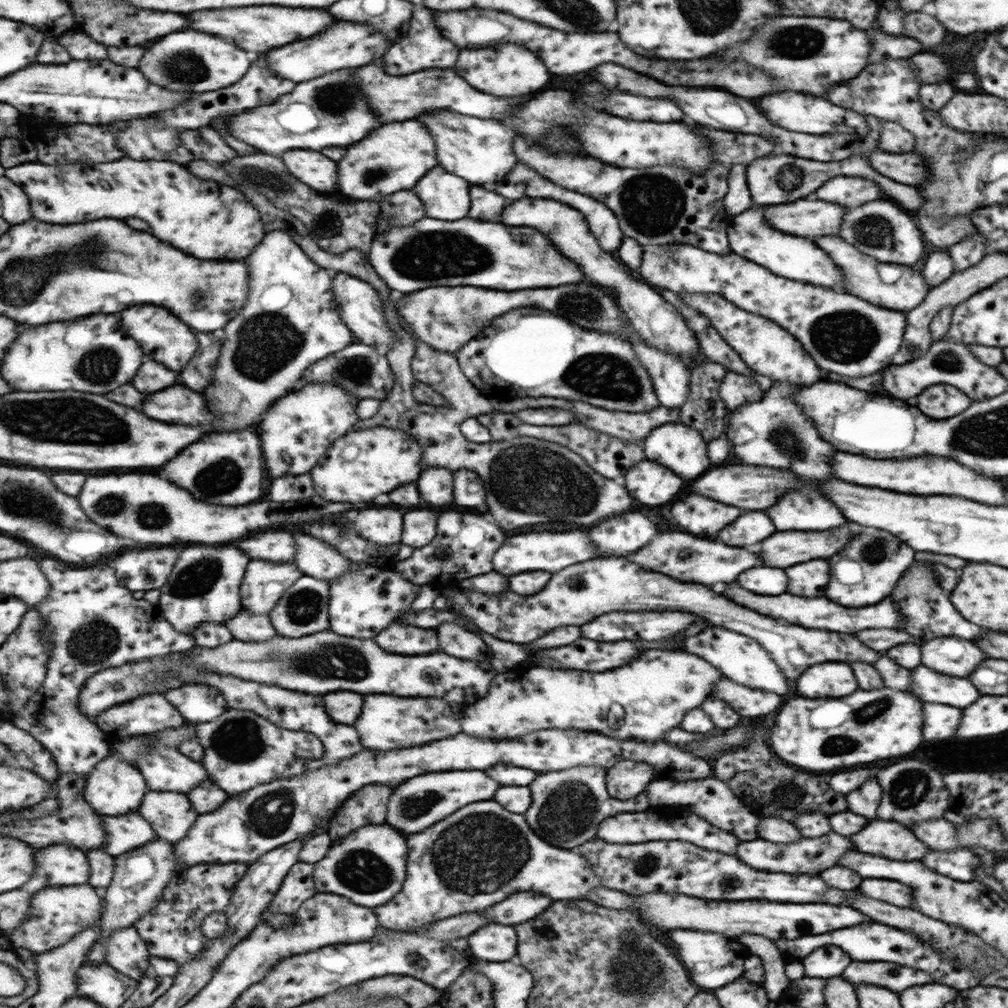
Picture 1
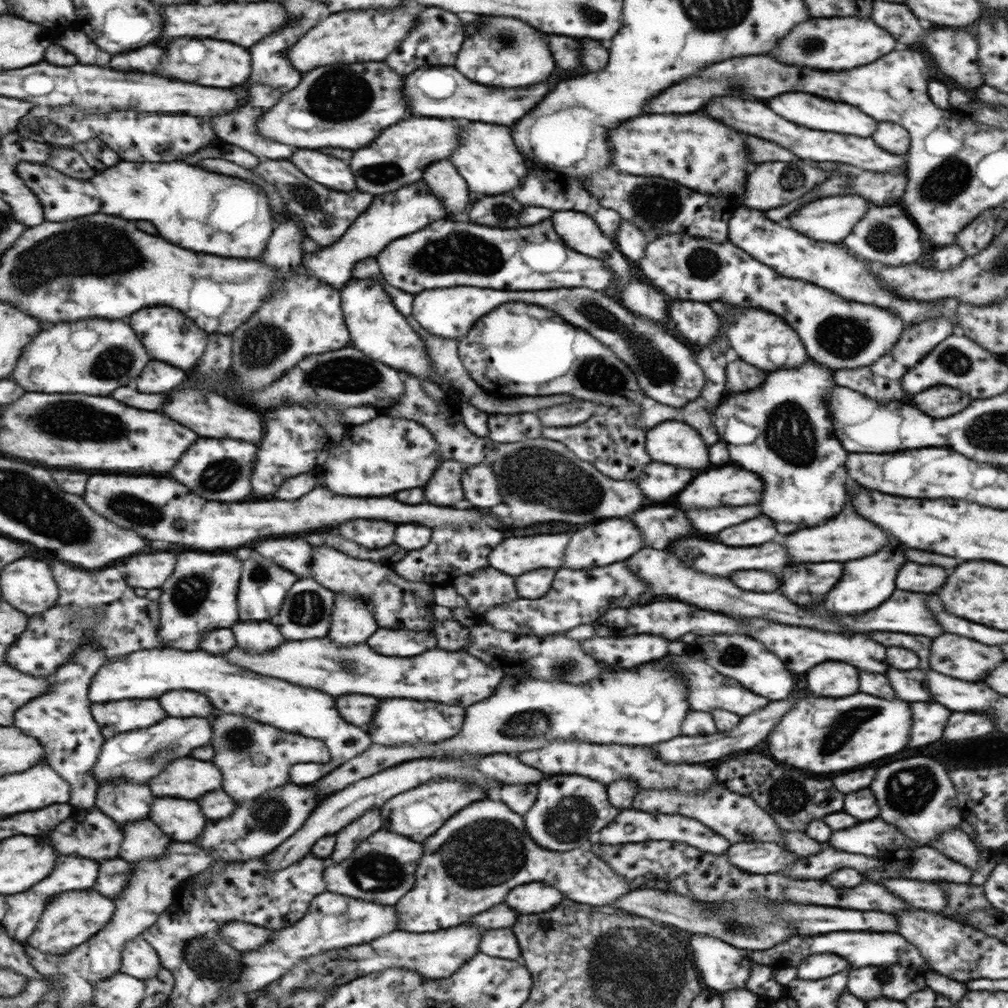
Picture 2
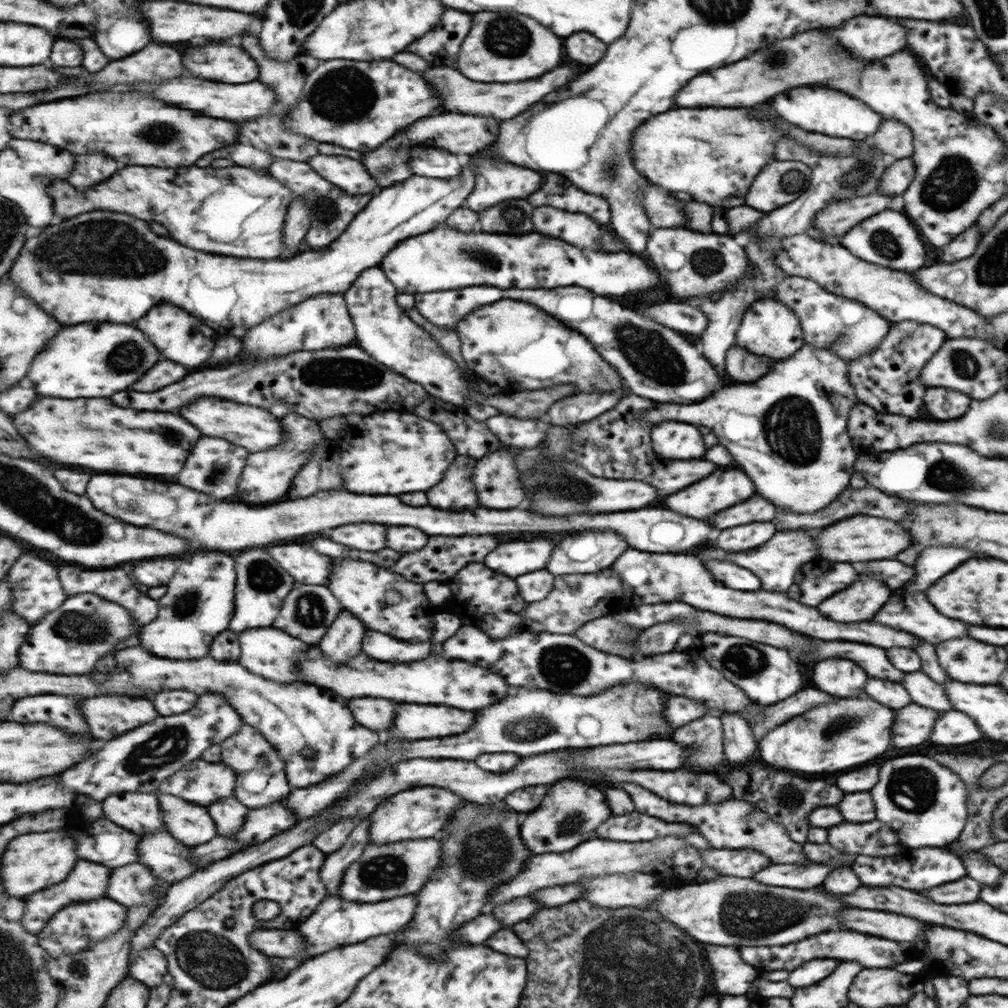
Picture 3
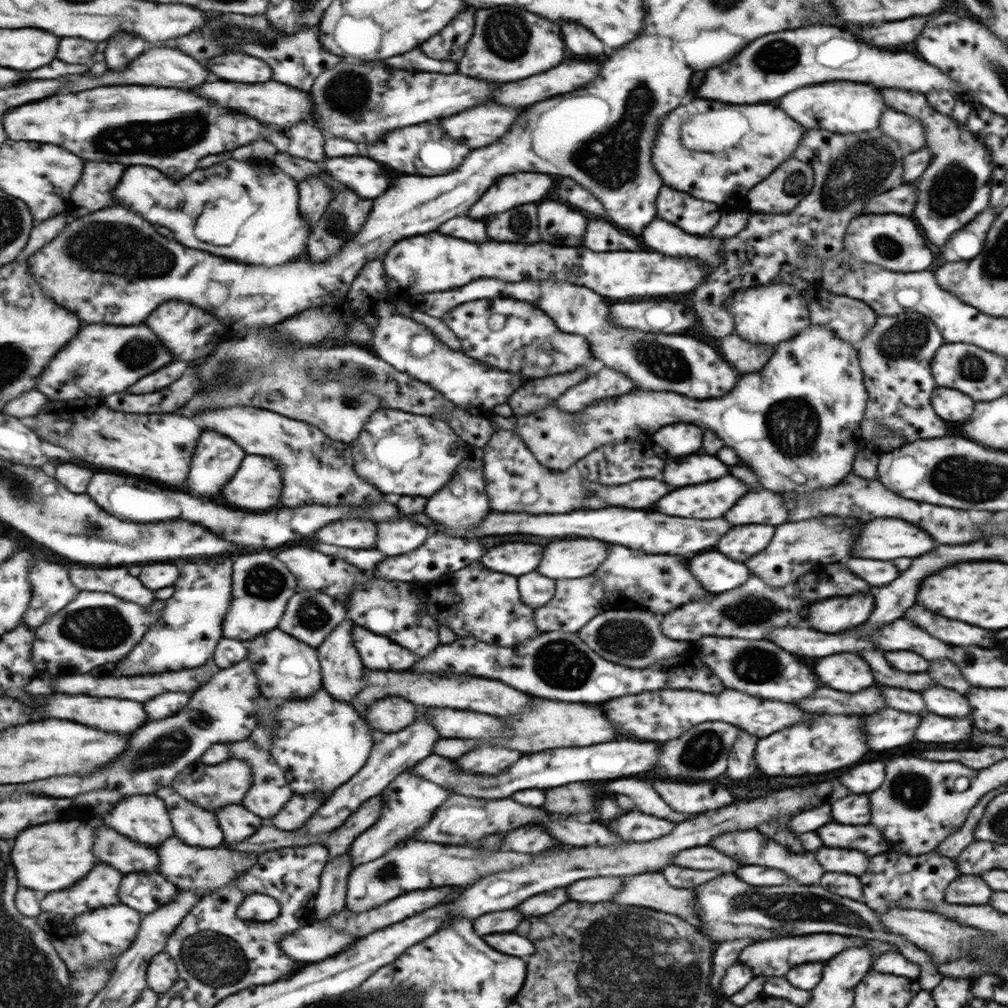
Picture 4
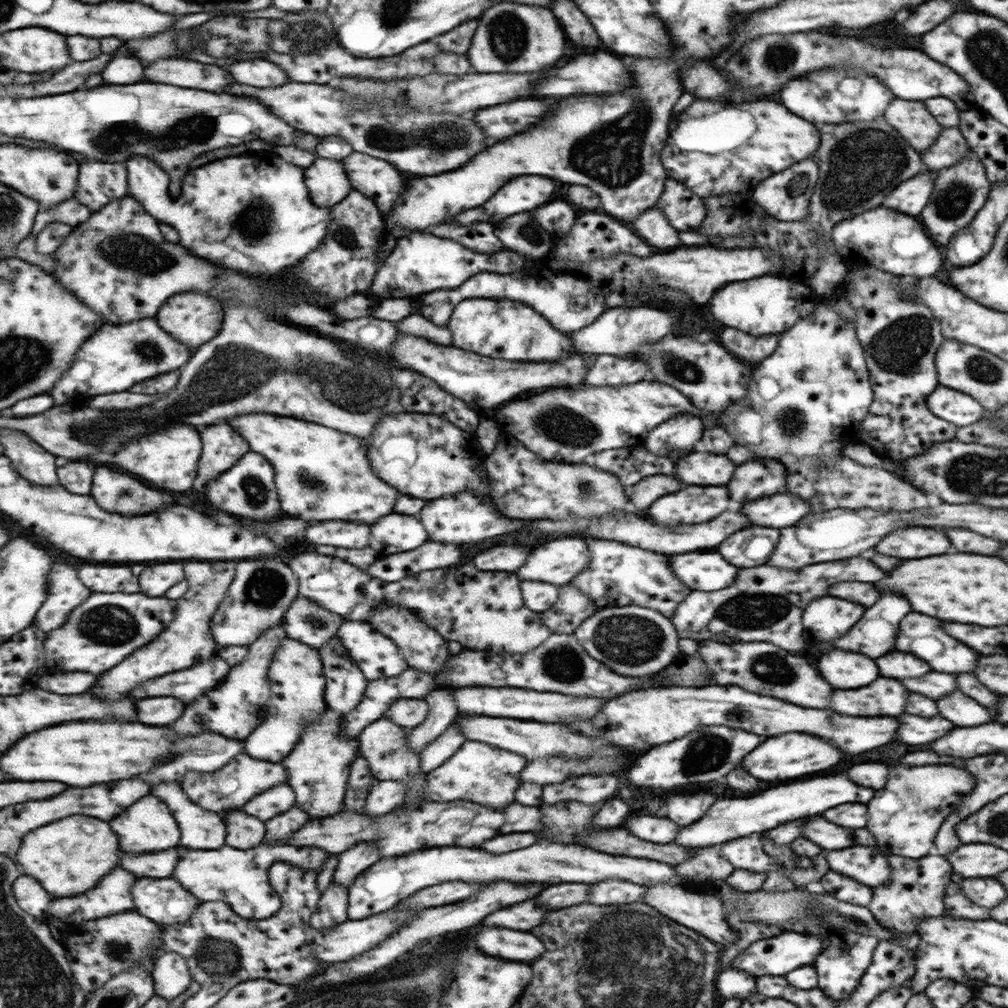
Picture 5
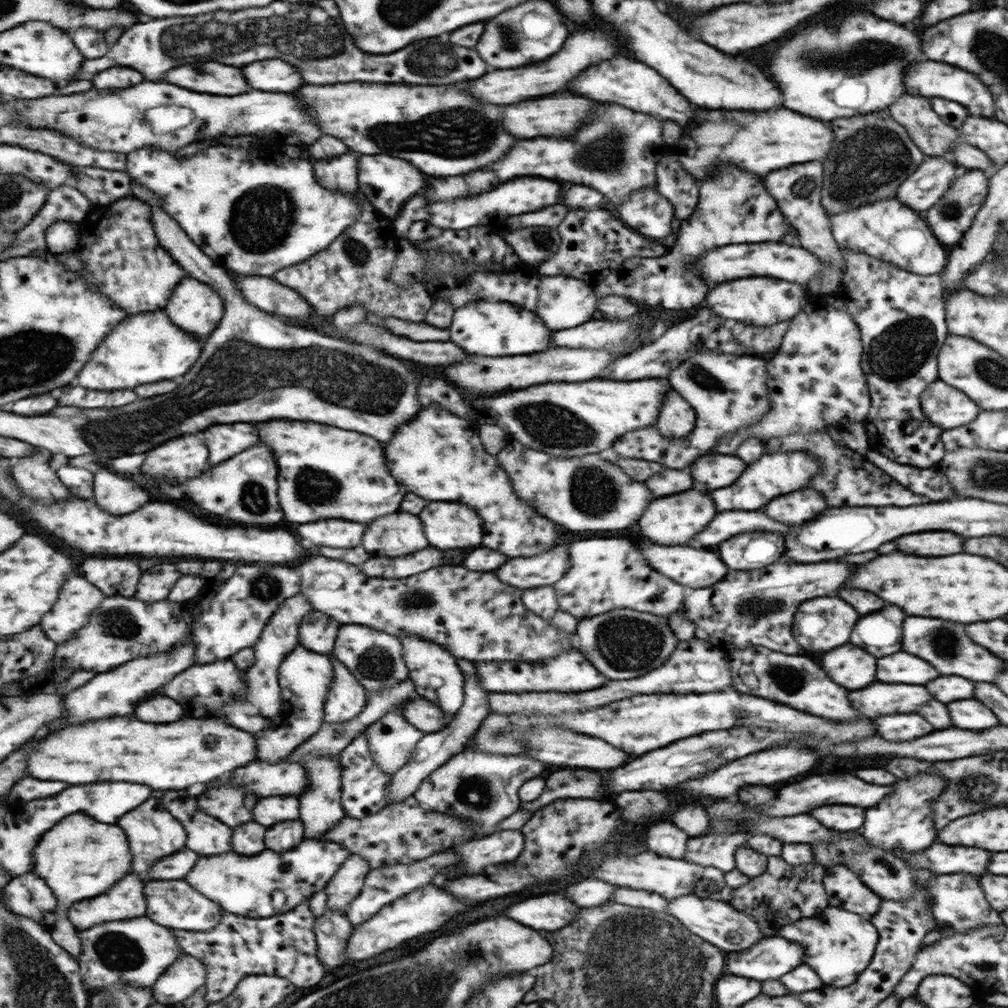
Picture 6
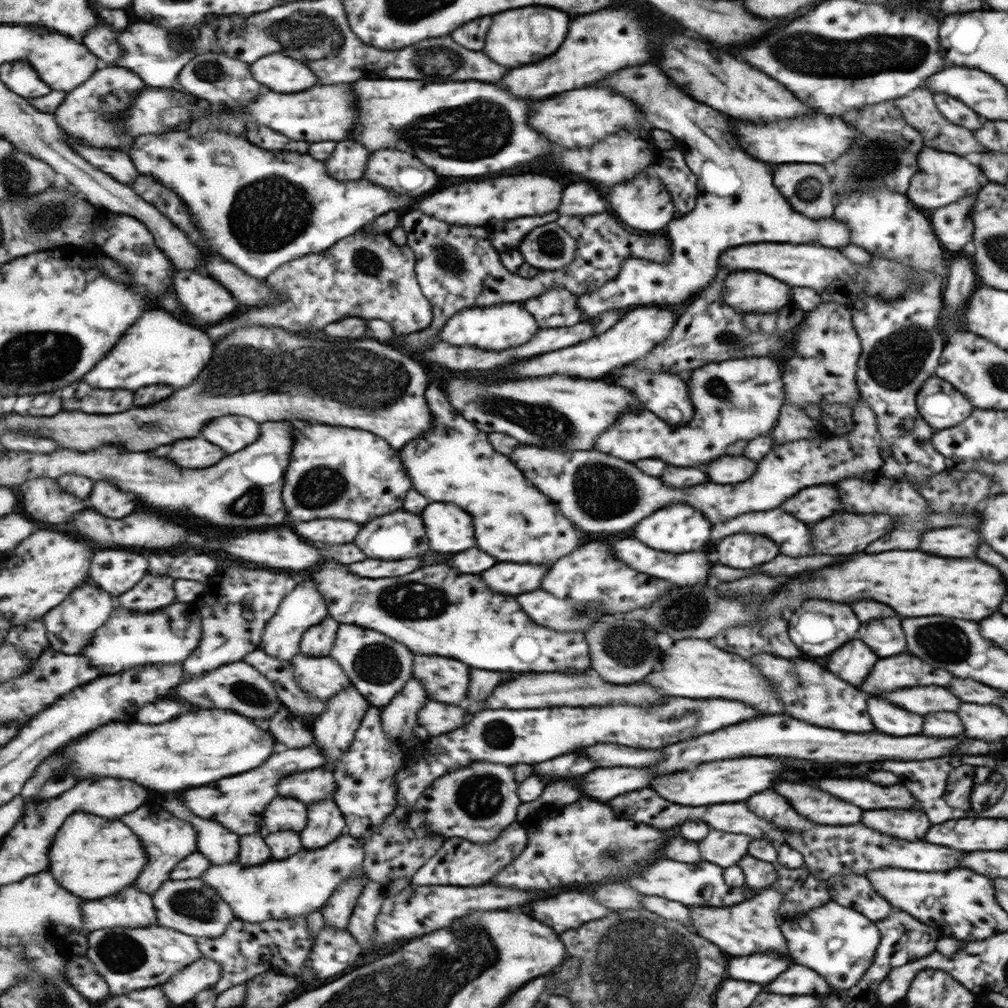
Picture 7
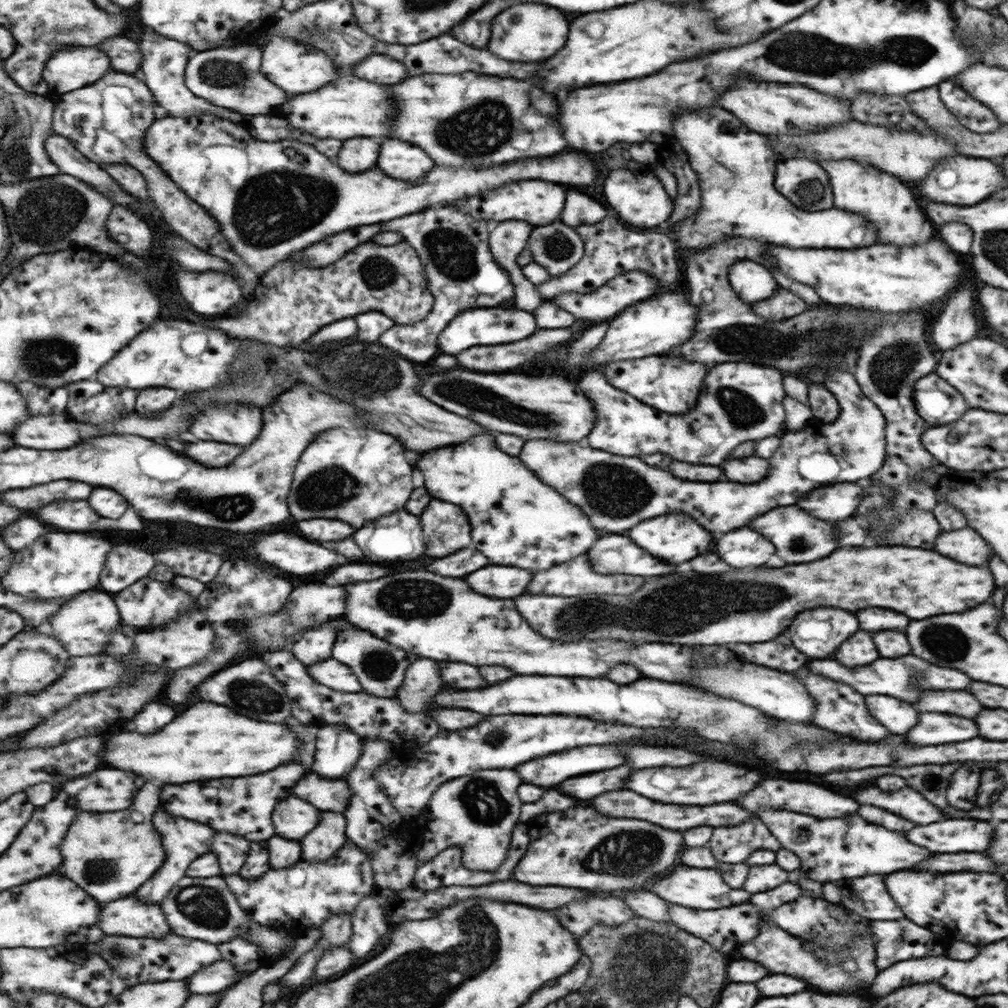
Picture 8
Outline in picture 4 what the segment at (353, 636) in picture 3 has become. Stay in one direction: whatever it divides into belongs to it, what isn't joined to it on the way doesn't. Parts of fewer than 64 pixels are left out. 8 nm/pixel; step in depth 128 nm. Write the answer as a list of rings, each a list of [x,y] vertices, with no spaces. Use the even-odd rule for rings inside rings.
[[[347,618],[339,624],[333,633],[327,636],[325,644],[320,645],[318,657],[323,658],[322,675],[324,688],[339,702],[347,702],[361,690],[362,660],[359,662],[354,639],[351,638],[353,624]]]

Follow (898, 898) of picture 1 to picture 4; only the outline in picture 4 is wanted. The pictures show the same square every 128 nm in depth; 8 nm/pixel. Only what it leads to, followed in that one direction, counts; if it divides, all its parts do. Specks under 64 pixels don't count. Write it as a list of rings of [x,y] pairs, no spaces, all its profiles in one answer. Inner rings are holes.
[[[959,874],[955,880],[945,886],[943,892],[945,902],[967,906],[983,906],[989,904],[991,888],[981,877],[973,874]]]

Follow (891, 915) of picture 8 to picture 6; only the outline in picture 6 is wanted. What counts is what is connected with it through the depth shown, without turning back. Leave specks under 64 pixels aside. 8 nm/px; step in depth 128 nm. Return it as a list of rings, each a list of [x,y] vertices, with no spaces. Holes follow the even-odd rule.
[[[835,866],[835,870],[825,870],[822,884],[829,907],[839,906],[841,910],[854,911],[868,917],[875,914],[881,899],[859,877],[843,866]]]

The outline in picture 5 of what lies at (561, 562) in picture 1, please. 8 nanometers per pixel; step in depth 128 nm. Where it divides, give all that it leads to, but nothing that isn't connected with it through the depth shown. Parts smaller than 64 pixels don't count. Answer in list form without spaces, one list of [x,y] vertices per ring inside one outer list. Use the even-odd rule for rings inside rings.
[[[495,546],[489,550],[483,550],[473,556],[471,564],[477,570],[503,570],[513,572],[523,565],[527,556],[527,548],[521,546]]]

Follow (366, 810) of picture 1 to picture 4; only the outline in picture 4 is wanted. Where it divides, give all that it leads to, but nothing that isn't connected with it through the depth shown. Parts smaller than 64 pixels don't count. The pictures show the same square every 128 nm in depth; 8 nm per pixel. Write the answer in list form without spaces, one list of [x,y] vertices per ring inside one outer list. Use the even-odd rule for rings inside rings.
[[[348,855],[327,863],[321,876],[321,886],[315,905],[316,920],[335,916],[347,908],[347,878],[351,870]]]

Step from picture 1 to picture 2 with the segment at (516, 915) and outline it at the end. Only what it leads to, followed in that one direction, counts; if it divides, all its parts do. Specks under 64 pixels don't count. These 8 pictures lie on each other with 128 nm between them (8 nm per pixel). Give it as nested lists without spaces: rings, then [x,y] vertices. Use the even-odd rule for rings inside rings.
[[[531,882],[531,886],[517,886],[511,890],[511,894],[507,894],[507,898],[503,898],[509,908],[515,908],[523,914],[551,910],[559,900],[561,896],[555,892],[555,888],[541,882]]]

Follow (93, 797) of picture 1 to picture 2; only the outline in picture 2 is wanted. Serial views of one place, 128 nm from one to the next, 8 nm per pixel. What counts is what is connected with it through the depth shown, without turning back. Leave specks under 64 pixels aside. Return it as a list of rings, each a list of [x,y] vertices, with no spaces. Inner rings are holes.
[[[115,780],[101,785],[98,794],[97,808],[118,823],[126,824],[151,818],[151,806],[156,796],[149,785],[139,786]]]

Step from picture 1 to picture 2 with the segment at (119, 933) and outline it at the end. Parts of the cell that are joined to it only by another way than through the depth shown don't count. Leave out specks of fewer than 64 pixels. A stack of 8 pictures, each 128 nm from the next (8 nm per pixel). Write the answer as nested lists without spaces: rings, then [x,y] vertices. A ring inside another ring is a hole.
[[[137,936],[135,940],[129,940],[129,944],[125,944],[123,966],[121,966],[123,973],[145,981],[155,978],[163,967],[157,950],[142,936]]]

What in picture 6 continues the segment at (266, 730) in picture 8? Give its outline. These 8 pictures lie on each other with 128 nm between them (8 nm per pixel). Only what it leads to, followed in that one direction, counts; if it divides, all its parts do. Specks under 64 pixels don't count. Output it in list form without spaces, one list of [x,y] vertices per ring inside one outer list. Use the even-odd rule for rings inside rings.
[[[107,718],[99,722],[89,722],[87,726],[61,730],[59,734],[47,738],[43,746],[39,746],[39,754],[31,758],[31,776],[39,780],[61,780],[69,784],[91,784],[91,782],[135,782],[147,784],[155,790],[185,790],[193,784],[205,784],[217,780],[229,780],[231,772],[237,768],[247,766],[249,762],[257,760],[257,736],[245,732],[241,728],[231,726],[221,718],[191,718],[179,720],[171,724],[149,724],[141,720],[127,720],[127,718]]]

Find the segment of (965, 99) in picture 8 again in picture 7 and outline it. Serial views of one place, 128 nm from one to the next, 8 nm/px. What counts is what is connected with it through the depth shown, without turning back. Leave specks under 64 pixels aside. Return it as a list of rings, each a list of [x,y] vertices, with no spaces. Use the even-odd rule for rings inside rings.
[[[935,93],[933,95],[933,102],[937,110],[941,111],[941,115],[949,122],[962,126],[970,131],[977,130],[981,126],[983,118],[960,100],[945,93]]]

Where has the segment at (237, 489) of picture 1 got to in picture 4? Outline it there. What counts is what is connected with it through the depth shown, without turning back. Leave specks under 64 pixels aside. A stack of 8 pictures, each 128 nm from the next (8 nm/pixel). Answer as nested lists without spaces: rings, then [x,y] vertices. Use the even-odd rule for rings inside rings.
[[[209,430],[201,436],[193,458],[189,486],[201,494],[217,494],[243,464],[245,450],[230,436]]]

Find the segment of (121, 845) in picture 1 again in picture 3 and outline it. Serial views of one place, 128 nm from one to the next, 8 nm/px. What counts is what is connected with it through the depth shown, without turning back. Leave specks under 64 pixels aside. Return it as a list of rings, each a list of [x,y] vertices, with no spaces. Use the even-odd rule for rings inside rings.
[[[169,832],[141,836],[140,862],[158,878],[171,882],[182,881],[203,870],[203,863],[192,854],[192,848]]]

